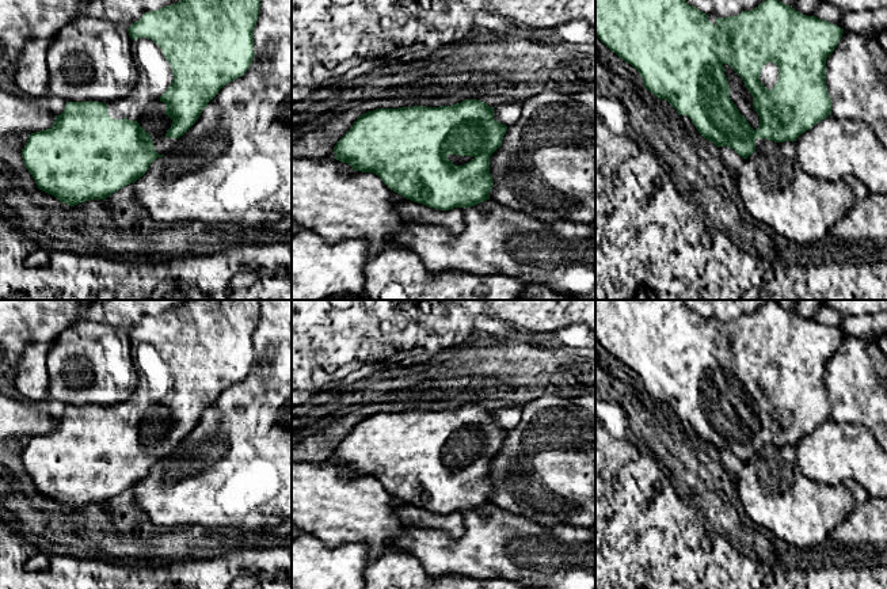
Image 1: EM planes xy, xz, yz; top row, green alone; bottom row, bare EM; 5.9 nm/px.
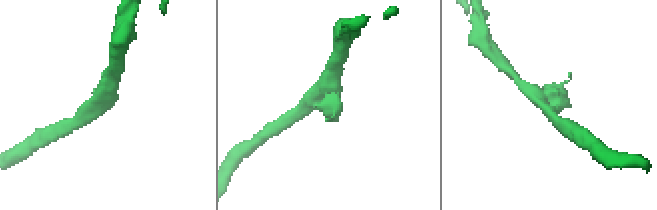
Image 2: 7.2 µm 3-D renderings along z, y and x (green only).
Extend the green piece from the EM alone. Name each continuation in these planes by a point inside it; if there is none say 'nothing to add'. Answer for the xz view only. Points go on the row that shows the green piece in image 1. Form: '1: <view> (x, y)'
1: xz (457, 160)

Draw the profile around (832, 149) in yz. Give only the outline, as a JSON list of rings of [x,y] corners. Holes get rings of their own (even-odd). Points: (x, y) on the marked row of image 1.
[[[829,115],[796,138],[796,160],[818,179],[853,175],[869,194],[887,194],[887,148],[863,121]]]

